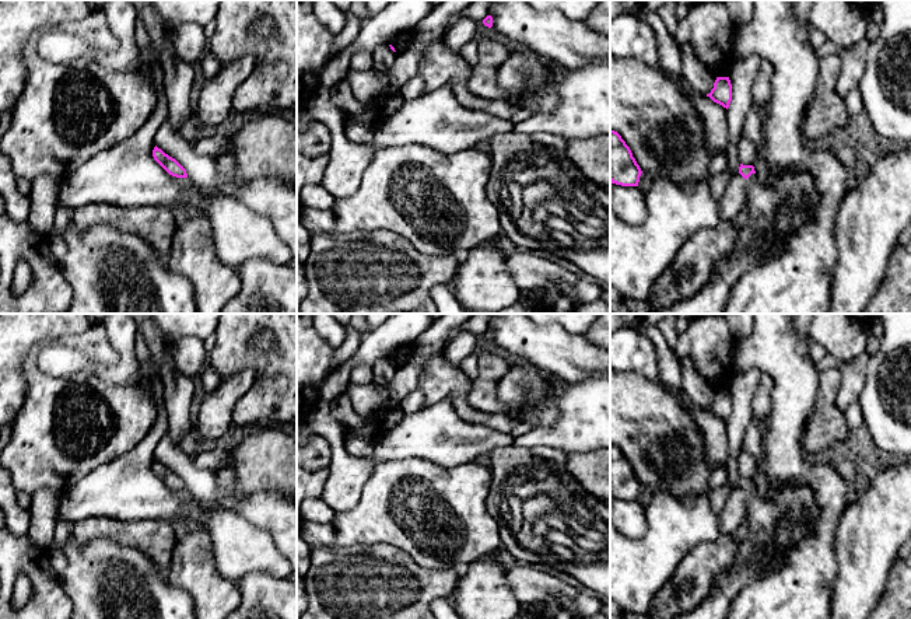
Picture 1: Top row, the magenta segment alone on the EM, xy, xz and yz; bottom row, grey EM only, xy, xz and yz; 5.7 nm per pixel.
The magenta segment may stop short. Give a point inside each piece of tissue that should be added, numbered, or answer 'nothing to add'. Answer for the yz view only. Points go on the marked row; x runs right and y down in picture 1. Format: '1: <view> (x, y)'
1: yz (775, 210)

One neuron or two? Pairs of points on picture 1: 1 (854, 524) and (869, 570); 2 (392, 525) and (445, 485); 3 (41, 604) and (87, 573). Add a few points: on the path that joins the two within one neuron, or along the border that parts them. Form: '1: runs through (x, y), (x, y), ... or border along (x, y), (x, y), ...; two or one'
1: runs through (865, 535), (865, 559); one
2: runs through (386, 502), (392, 483), (398, 488), (421, 488); one
3: border along (58, 576), (62, 590), (73, 604); two

